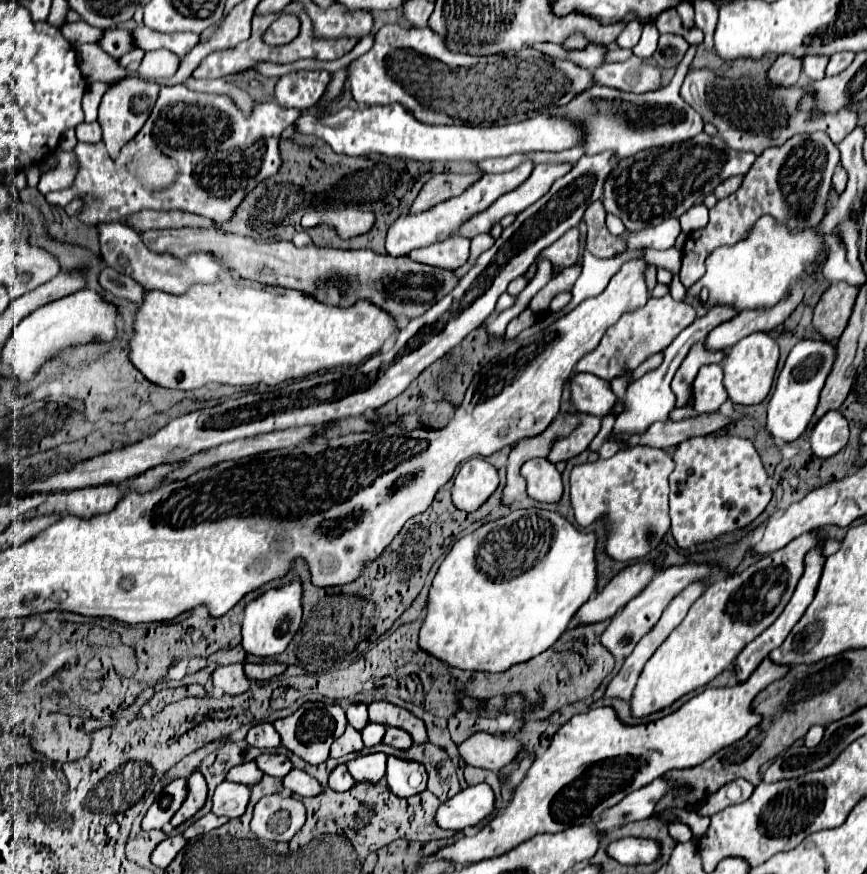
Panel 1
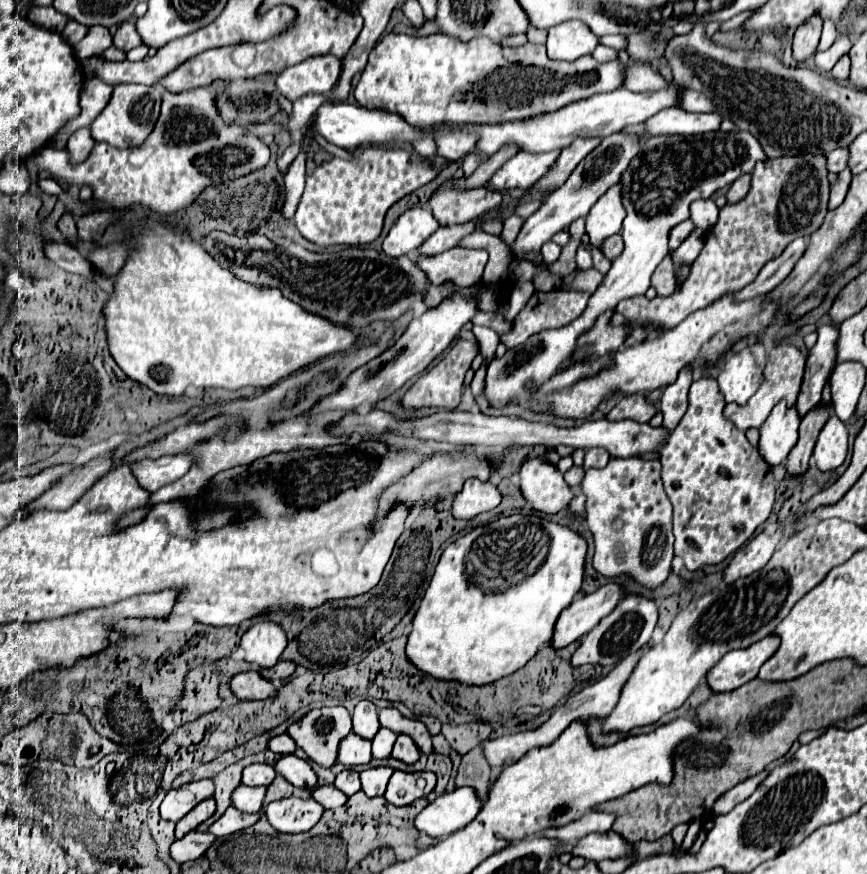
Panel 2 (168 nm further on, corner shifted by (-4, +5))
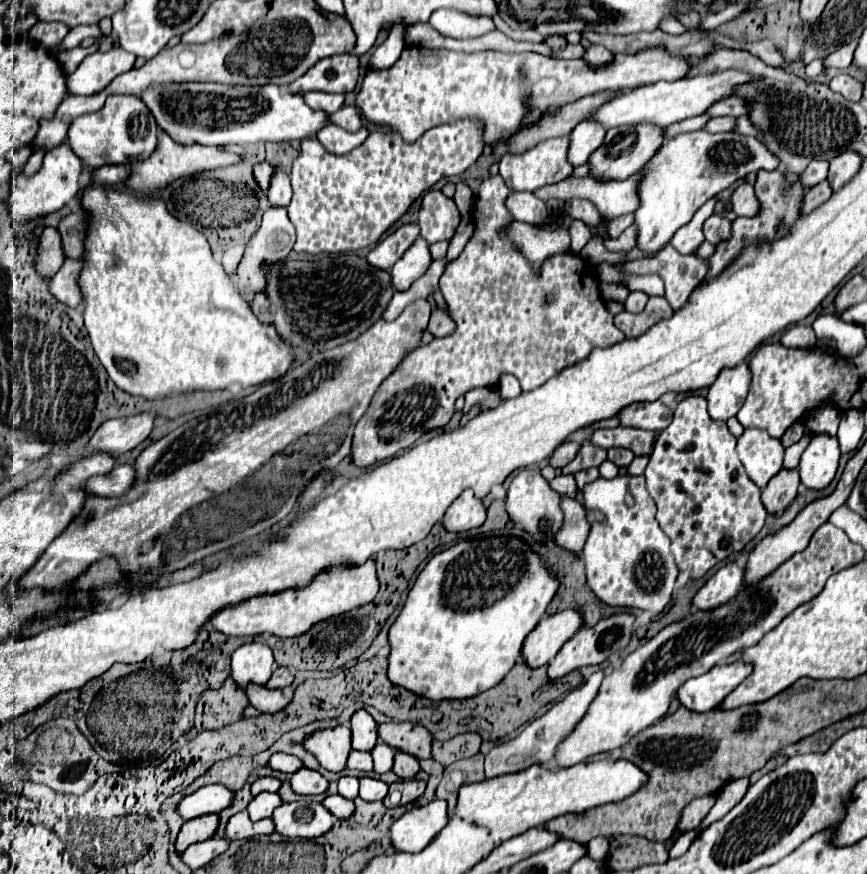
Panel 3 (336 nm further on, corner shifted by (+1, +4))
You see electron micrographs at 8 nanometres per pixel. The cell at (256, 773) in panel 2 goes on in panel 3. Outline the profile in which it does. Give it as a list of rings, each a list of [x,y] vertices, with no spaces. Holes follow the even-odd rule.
[[[259,777],[253,785],[251,785],[251,793],[253,797],[263,793],[263,791],[269,791],[269,793],[277,793],[281,787],[281,781],[275,779],[275,777]]]

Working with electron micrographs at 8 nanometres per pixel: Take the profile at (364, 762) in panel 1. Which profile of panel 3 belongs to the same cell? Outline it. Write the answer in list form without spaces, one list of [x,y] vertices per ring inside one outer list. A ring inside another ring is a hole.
[[[371,777],[359,779],[359,785],[361,785],[359,797],[363,801],[383,801],[383,797],[387,795],[387,789],[389,789],[387,783],[383,783],[379,779],[371,779]]]

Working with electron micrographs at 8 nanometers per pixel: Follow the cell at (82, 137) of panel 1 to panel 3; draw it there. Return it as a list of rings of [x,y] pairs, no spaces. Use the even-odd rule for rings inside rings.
[[[67,143],[51,149],[45,153],[45,159],[39,167],[39,171],[31,177],[25,177],[23,171],[19,171],[15,175],[15,179],[11,179],[11,191],[5,199],[5,205],[9,209],[9,215],[13,219],[17,219],[19,223],[27,223],[31,219],[37,217],[45,217],[49,213],[59,211],[61,207],[65,207],[77,193],[79,193],[79,175],[83,171],[83,163],[81,159],[69,149]]]

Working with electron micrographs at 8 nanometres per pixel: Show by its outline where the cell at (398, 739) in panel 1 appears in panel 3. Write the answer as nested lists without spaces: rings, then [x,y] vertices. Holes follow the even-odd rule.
[[[397,751],[395,755],[395,765],[393,765],[393,773],[401,779],[413,779],[419,773],[419,761],[407,753]]]

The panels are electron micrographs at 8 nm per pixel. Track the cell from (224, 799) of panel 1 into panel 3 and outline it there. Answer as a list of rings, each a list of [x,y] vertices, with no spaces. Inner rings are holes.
[[[259,793],[255,799],[251,799],[247,811],[251,815],[251,821],[259,821],[265,817],[271,817],[271,813],[283,805],[285,801],[277,793]]]

